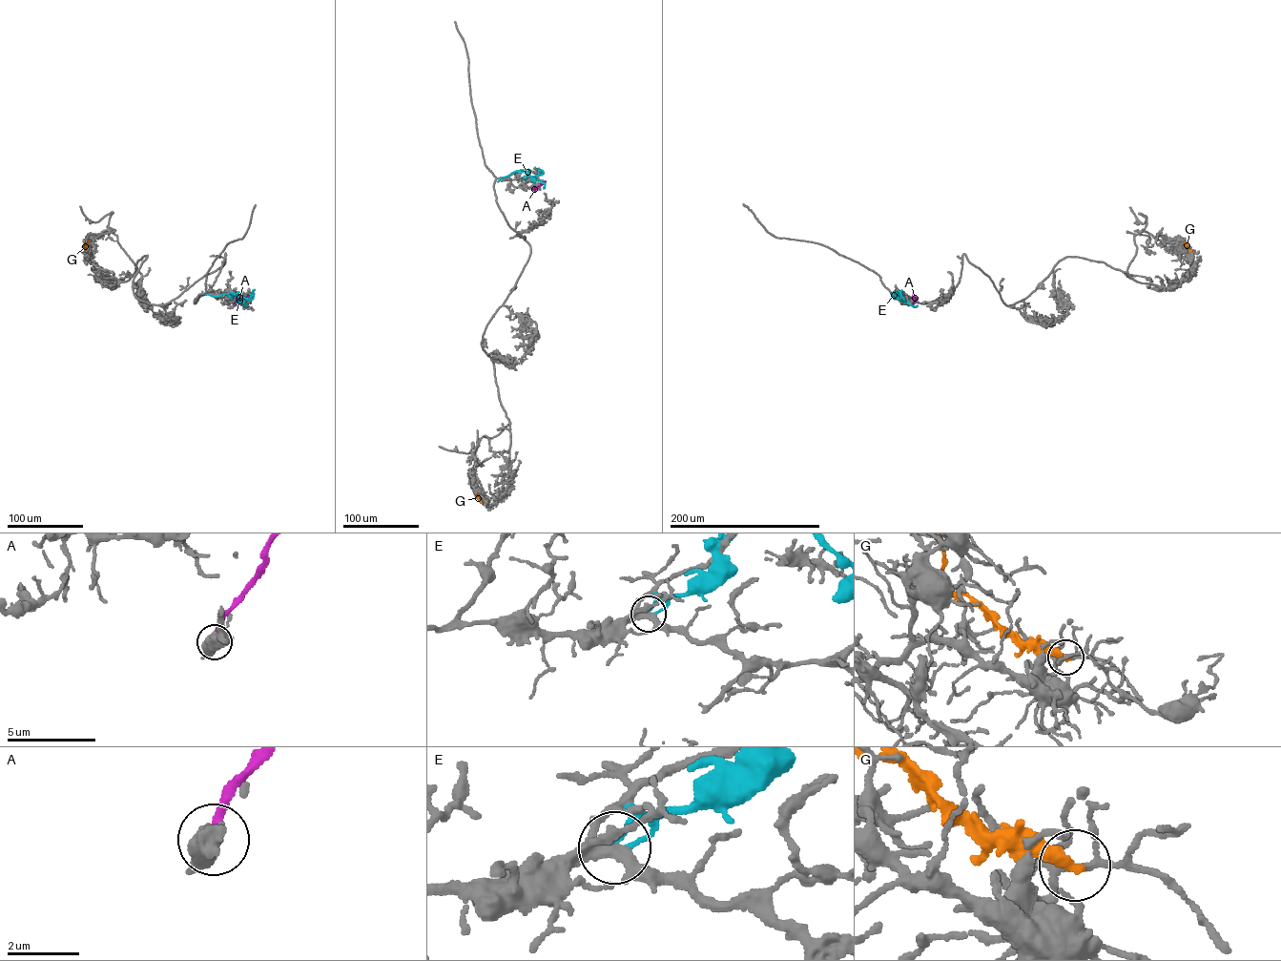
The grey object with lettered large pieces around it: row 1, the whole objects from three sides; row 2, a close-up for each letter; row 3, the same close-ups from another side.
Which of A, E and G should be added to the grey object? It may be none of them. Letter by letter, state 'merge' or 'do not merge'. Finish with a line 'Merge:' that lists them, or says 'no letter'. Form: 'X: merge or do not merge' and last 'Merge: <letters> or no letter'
A: do not merge
E: do not merge
G: do not merge
Merge: no letter

